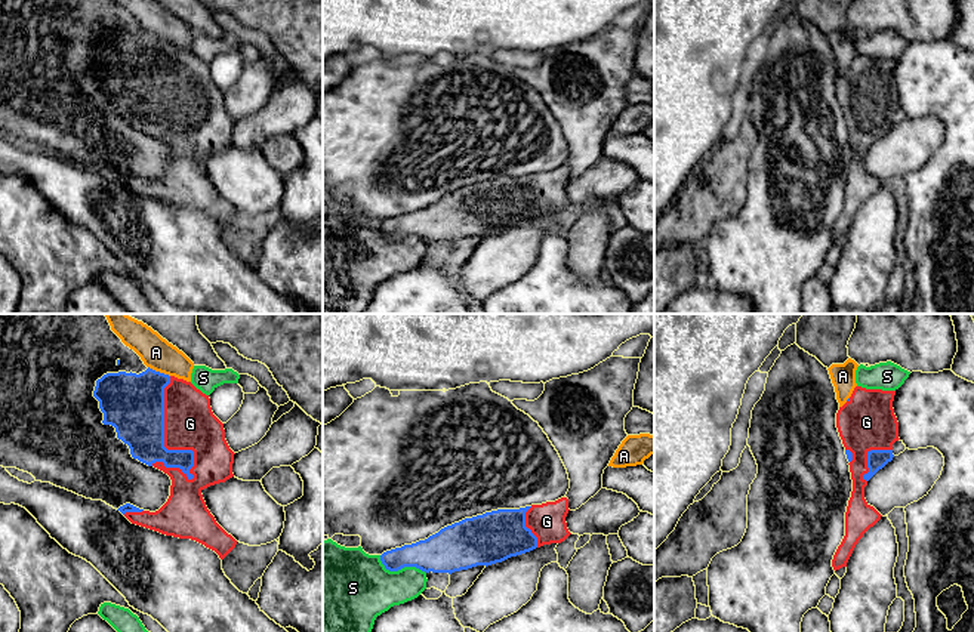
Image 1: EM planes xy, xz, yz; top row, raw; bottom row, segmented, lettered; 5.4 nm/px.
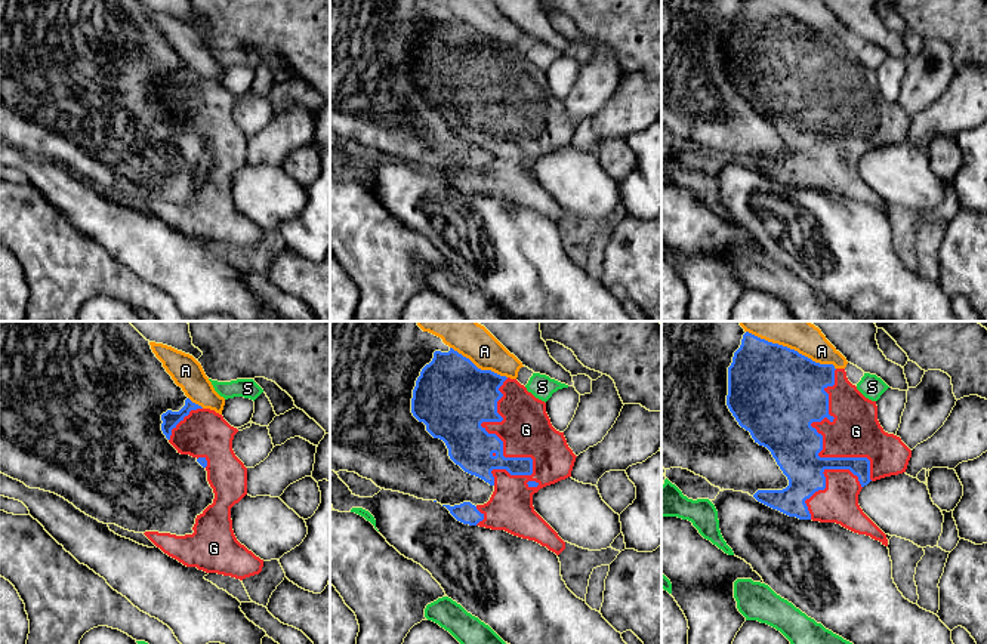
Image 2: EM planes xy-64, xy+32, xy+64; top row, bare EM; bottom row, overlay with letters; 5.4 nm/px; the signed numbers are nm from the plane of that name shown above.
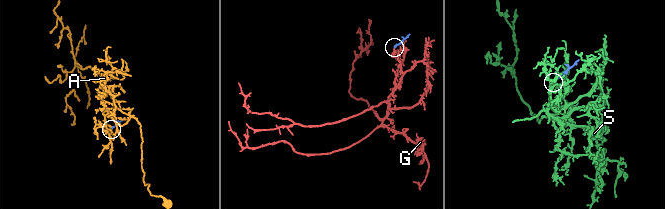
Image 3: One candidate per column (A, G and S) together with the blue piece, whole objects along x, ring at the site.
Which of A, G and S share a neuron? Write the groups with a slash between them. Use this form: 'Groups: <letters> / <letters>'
Groups: A / G / S

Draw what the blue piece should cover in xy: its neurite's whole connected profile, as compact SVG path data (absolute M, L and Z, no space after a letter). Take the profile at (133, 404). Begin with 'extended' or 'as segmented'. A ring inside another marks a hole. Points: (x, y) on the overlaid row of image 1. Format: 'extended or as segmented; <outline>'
extended; M152 369L136 373L107 373L96 380L93 397L104 413L104 425L115 428L117 438L129 446L139 462L154 466L172 480L167 502L155 512L130 503L120 511L132 524L166 536L195 540L224 559L237 545L210 514L201 491L232 478L234 451L225 440L224 423L213 414L209 395L191 382Z

